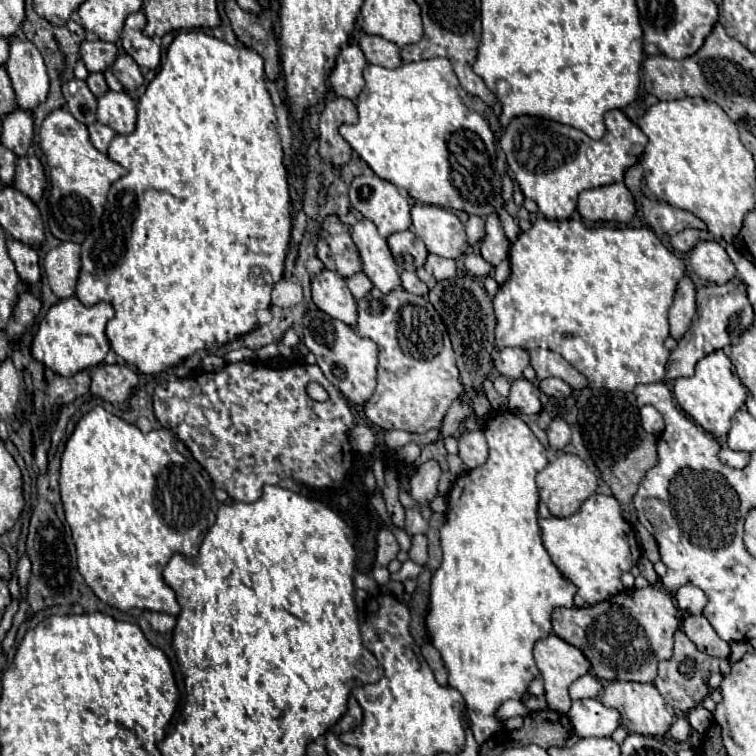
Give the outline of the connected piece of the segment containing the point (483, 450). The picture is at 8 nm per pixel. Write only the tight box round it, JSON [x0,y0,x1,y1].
[459,429,489,469]

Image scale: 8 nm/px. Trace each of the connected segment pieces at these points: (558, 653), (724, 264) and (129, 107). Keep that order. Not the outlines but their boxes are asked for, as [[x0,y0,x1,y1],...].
[[533,633,591,713],[689,241,737,283],[97,91,137,135]]

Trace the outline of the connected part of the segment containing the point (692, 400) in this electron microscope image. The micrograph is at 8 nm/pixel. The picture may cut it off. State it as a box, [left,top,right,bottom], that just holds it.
[673,351,747,437]

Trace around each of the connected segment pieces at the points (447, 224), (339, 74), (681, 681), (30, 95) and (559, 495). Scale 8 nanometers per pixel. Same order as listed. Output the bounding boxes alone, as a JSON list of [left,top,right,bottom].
[[411,205,465,259],[329,45,367,99],[655,631,719,711],[5,35,49,109],[537,453,597,517]]

